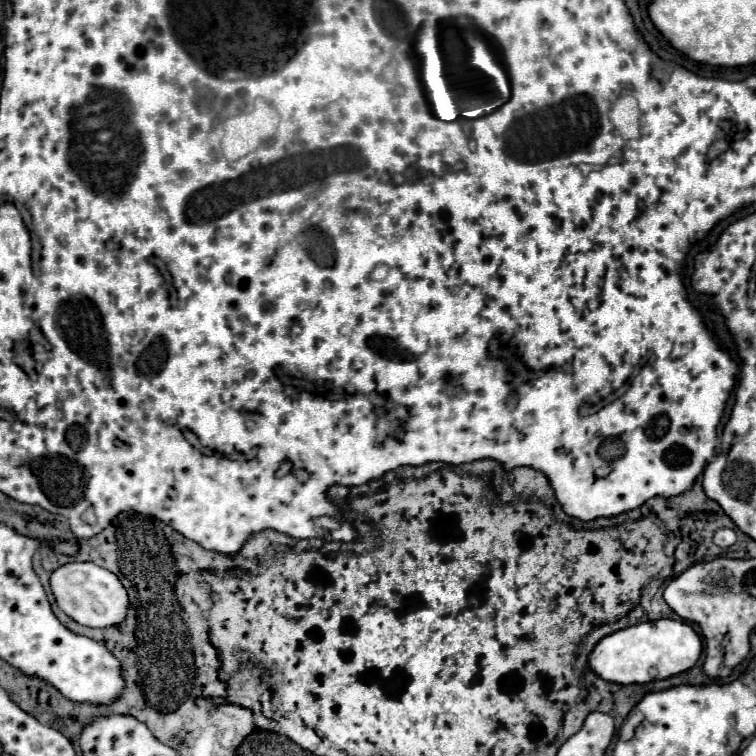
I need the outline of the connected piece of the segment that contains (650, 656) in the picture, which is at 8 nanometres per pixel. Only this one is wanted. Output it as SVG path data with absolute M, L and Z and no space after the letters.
M658 619L658 621L644 621L602 637L588 655L588 667L600 679L610 683L620 685L648 683L654 679L666 679L670 675L678 675L694 667L700 653L702 653L702 641L688 623L676 619Z

